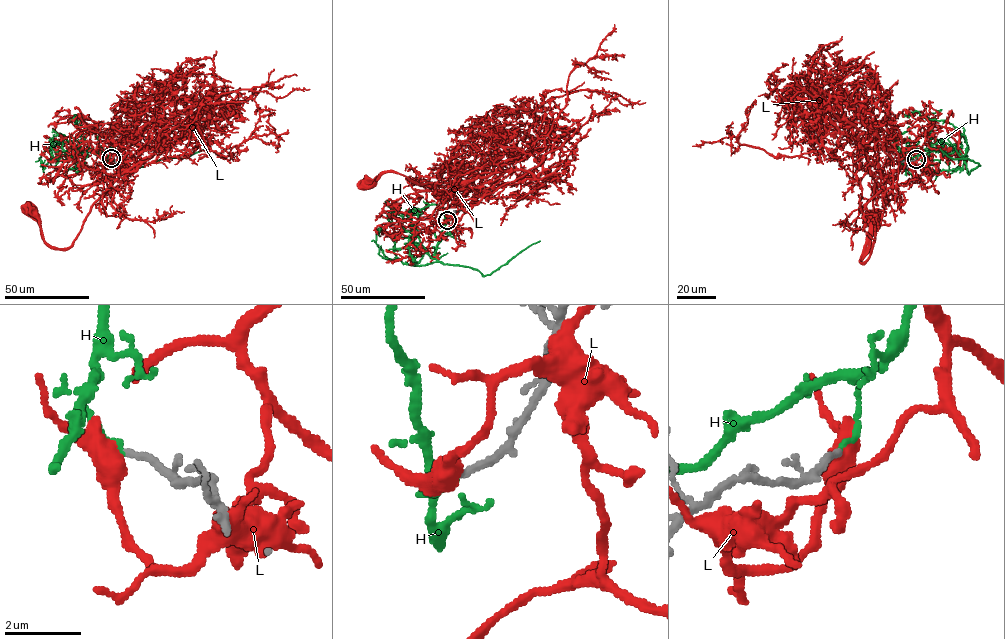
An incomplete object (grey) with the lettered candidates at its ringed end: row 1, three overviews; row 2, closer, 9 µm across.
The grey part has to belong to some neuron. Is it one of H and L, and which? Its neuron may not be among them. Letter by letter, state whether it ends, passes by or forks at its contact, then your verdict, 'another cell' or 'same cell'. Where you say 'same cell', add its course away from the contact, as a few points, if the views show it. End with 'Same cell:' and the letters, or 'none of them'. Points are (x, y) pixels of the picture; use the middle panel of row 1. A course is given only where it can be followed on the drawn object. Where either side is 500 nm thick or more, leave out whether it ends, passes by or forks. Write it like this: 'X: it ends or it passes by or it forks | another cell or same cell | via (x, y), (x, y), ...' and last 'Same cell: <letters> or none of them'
H: it ends | another cell
L: another cell
Same cell: none of them

